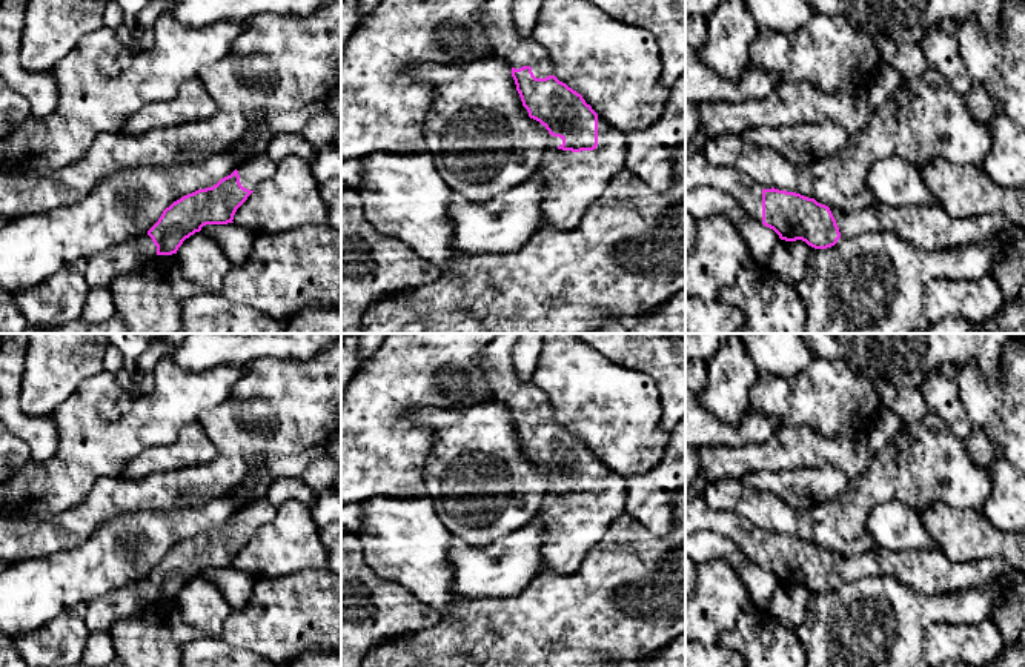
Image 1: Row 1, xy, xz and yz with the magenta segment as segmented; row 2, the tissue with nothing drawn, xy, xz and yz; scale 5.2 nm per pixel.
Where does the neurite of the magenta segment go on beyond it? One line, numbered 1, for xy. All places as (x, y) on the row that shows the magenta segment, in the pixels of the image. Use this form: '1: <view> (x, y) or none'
1: xy (103, 268)

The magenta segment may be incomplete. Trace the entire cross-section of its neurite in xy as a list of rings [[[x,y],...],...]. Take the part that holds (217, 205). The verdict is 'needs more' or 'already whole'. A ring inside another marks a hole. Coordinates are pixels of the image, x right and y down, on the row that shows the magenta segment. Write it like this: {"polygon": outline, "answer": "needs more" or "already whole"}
{"polygon": [[[252,157],[217,184],[181,197],[166,207],[146,235],[112,246],[86,258],[89,287],[111,283],[155,255],[177,254],[186,238],[206,224],[234,223],[237,209],[254,189],[277,171],[269,157]]], "answer": "needs more"}

